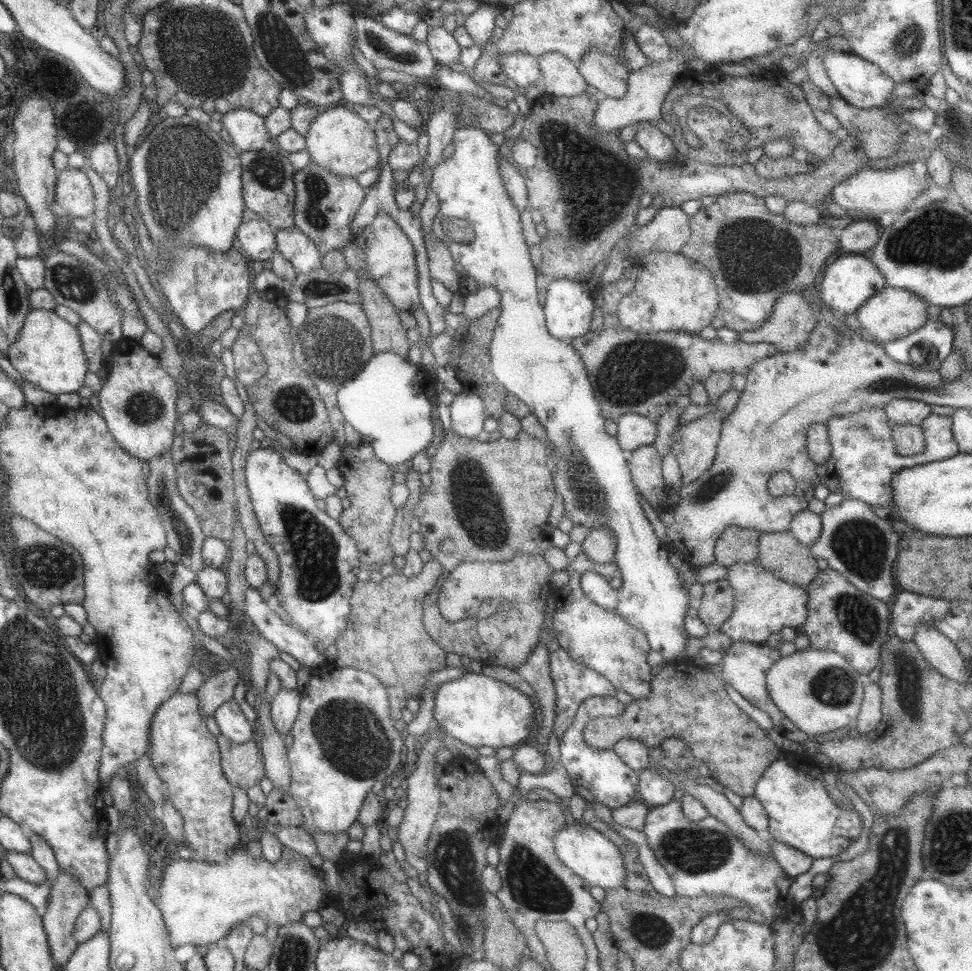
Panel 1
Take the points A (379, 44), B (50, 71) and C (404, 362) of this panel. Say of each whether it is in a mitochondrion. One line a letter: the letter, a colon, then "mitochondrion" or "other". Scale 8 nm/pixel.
A: mitochondrion
B: other
C: other

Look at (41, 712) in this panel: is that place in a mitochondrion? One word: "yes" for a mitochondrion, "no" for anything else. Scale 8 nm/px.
yes

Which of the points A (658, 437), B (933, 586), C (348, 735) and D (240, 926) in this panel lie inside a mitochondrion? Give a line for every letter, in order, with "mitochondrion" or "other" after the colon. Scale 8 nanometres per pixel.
A: other
B: other
C: mitochondrion
D: other

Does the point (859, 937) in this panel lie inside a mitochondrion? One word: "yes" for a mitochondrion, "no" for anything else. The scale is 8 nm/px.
yes

